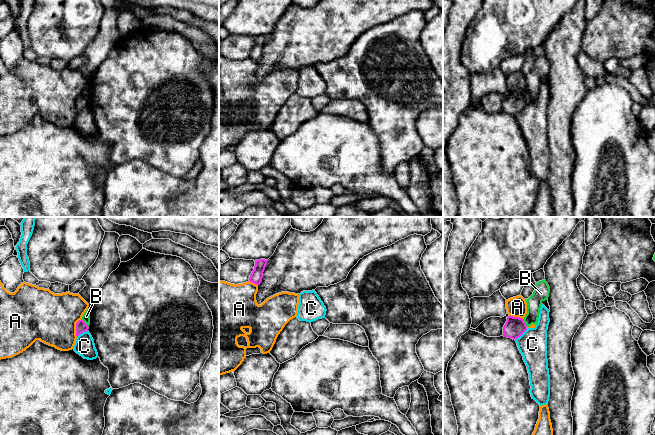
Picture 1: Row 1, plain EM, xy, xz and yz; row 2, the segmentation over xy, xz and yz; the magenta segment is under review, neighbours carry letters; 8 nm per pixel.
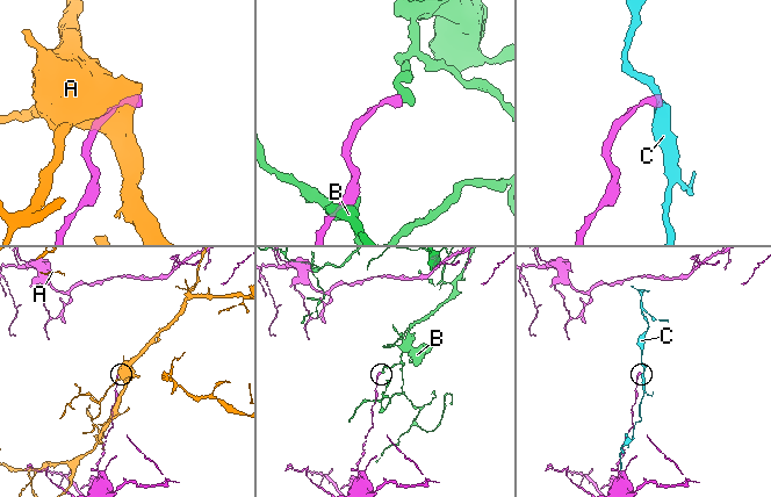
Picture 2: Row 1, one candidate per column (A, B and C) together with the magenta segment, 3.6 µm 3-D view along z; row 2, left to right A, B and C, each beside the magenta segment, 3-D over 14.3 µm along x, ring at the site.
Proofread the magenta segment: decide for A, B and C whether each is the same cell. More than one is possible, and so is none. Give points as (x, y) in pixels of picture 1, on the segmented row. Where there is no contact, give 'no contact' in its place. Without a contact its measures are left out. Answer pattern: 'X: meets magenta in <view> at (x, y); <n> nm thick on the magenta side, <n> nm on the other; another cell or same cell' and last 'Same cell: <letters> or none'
A: meets magenta in xy at (76, 327); 90 nm thick on the magenta side, 400 nm on the other; another cell
B: meets magenta in xy at (85, 323); 90 nm thick on the magenta side, 60 nm on the other; another cell
C: meets magenta in yz at (521, 334); 160 nm thick on the magenta side, 240 nm on the other; another cell
Same cell: none

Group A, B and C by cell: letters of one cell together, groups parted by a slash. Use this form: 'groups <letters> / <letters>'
groups A / B / C

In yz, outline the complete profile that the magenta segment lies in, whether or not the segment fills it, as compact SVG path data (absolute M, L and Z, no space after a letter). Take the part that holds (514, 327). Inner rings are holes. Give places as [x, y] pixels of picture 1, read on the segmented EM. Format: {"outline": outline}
{"outline": "M508 316L503 327L503 336L516 340L527 330L526 323L522 318Z"}

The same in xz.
{"outline": "M265 259L255 260L254 270L250 275L249 281L256 285L259 285L262 281L263 272L265 270L266 265L267 260Z"}

